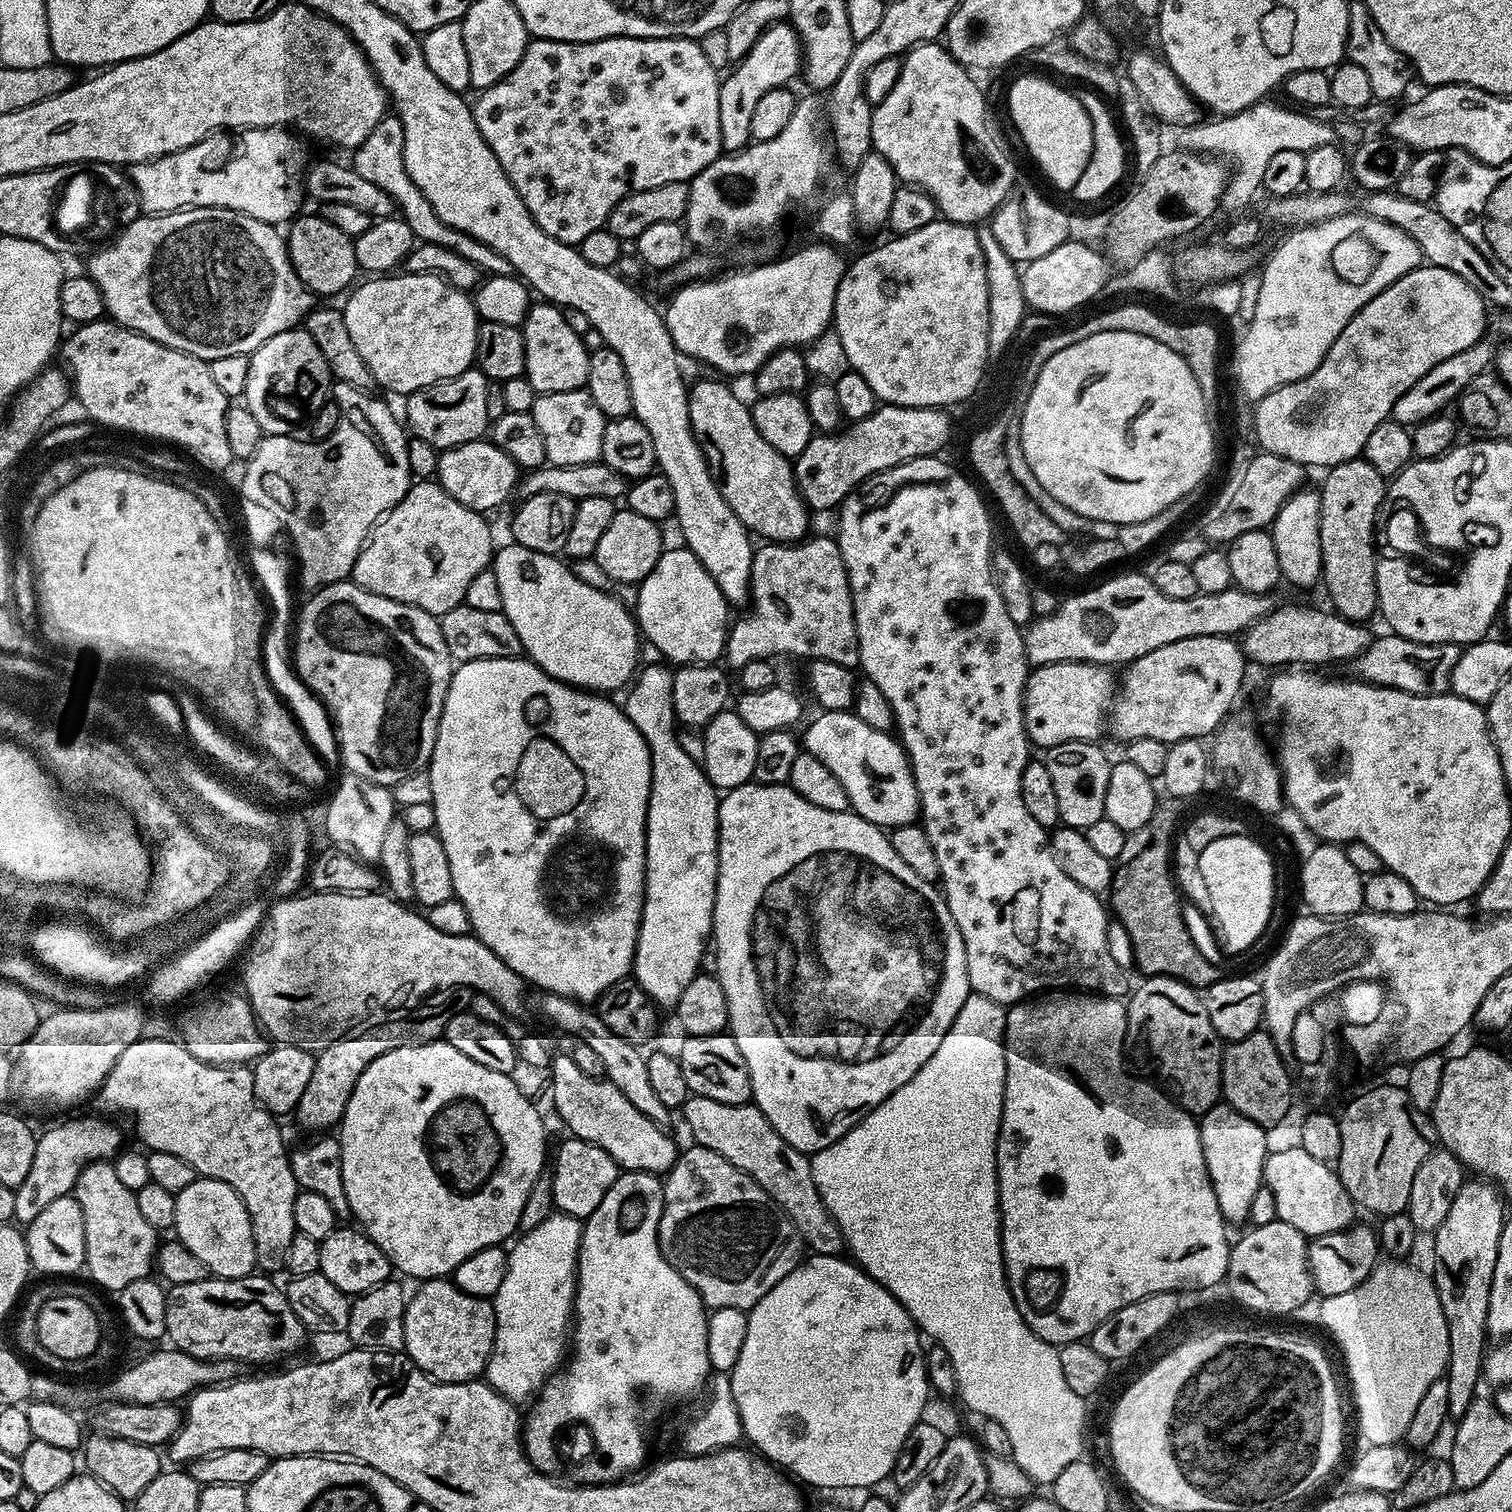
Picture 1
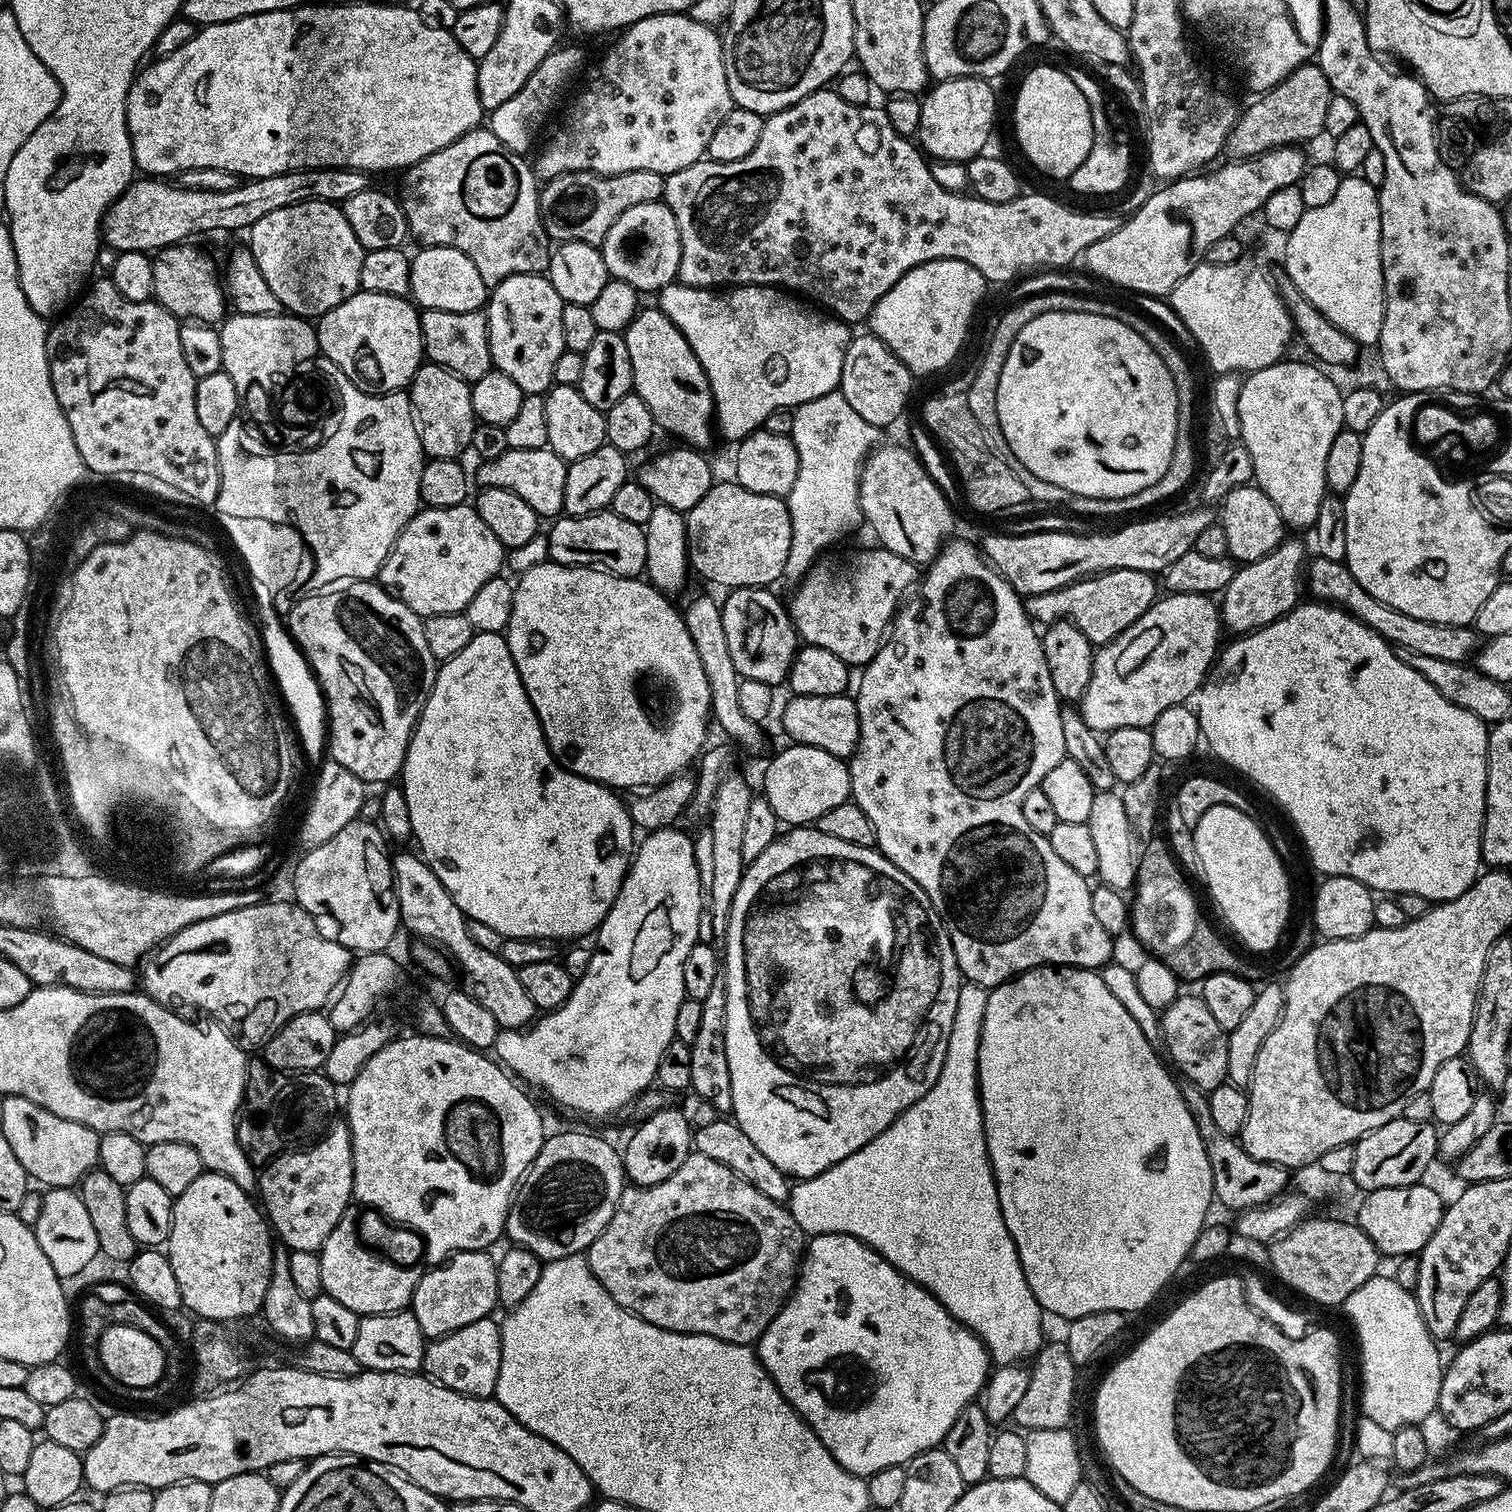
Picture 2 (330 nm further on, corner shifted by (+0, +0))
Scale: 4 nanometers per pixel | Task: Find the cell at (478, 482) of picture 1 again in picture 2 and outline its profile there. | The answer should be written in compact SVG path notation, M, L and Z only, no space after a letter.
M509 448L502 454L498 454L498 458L483 461L479 465L481 468L474 472L474 480L477 485L485 488L505 488L514 494L518 494L518 498L522 498L522 502L530 502L532 509L536 511L541 518L556 518L564 512L564 495L566 494L566 470L568 464L558 454L554 454L551 448L539 448L538 450L514 450Z

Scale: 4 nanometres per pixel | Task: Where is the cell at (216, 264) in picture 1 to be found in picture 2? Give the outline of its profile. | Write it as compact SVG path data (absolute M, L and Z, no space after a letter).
M195 243L173 244L172 247L162 248L155 253L152 261L154 268L154 288L152 294L157 304L161 304L167 312L173 312L181 321L199 322L216 326L226 316L226 293L222 283L222 276L218 271L218 264L216 268L215 262L202 249L195 248L192 244Z

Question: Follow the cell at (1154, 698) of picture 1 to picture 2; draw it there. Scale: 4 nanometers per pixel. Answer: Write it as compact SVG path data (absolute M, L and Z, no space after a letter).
M1286 538L1270 554L1266 554L1266 558L1258 558L1249 564L1240 564L1234 578L1230 578L1230 586L1224 588L1218 600L1223 627L1227 631L1229 628L1232 634L1256 632L1292 611L1302 596L1301 581L1299 584L1296 579L1299 576L1301 579L1302 565L1305 563L1303 560L1303 542Z

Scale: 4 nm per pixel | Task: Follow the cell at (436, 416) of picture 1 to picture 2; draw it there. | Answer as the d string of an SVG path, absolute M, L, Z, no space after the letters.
M431 362L420 365L408 392L412 404L414 426L418 430L420 445L425 457L437 460L455 460L469 451L472 435L477 426L474 406L472 405L472 384L450 370Z

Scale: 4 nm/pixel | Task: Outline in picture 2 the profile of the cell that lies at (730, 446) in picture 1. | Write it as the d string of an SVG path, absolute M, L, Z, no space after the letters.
M641 307L636 316L628 324L628 327L622 332L626 342L626 350L630 354L630 366L632 367L632 387L636 395L650 406L650 414L656 419L657 429L669 432L672 436L677 436L677 441L691 446L697 450L708 450L712 444L712 432L714 436L714 405L712 402L712 388L708 385L708 376L704 368L698 362L690 342L666 318L666 314L660 311L659 307L652 308Z

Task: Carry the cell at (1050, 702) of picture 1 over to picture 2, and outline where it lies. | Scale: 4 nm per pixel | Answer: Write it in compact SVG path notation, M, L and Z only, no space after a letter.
M1168 594L1157 599L1111 644L1095 649L1092 658L1092 673L1078 709L1086 726L1097 734L1107 734L1122 726L1148 728L1170 706L1191 701L1199 693L1201 684L1208 679L1209 671L1217 659L1222 633L1222 621L1217 601L1202 594Z

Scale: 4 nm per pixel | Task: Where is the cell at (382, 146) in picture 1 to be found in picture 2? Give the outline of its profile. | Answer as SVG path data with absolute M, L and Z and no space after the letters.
M481 126L422 158L422 162L411 164L403 173L404 181L398 191L411 239L425 248L462 250L474 262L478 274L482 274L482 282L490 290L511 276L543 273L548 266L550 241L540 220L538 177L533 165L524 159L521 153L502 146L491 128Z

